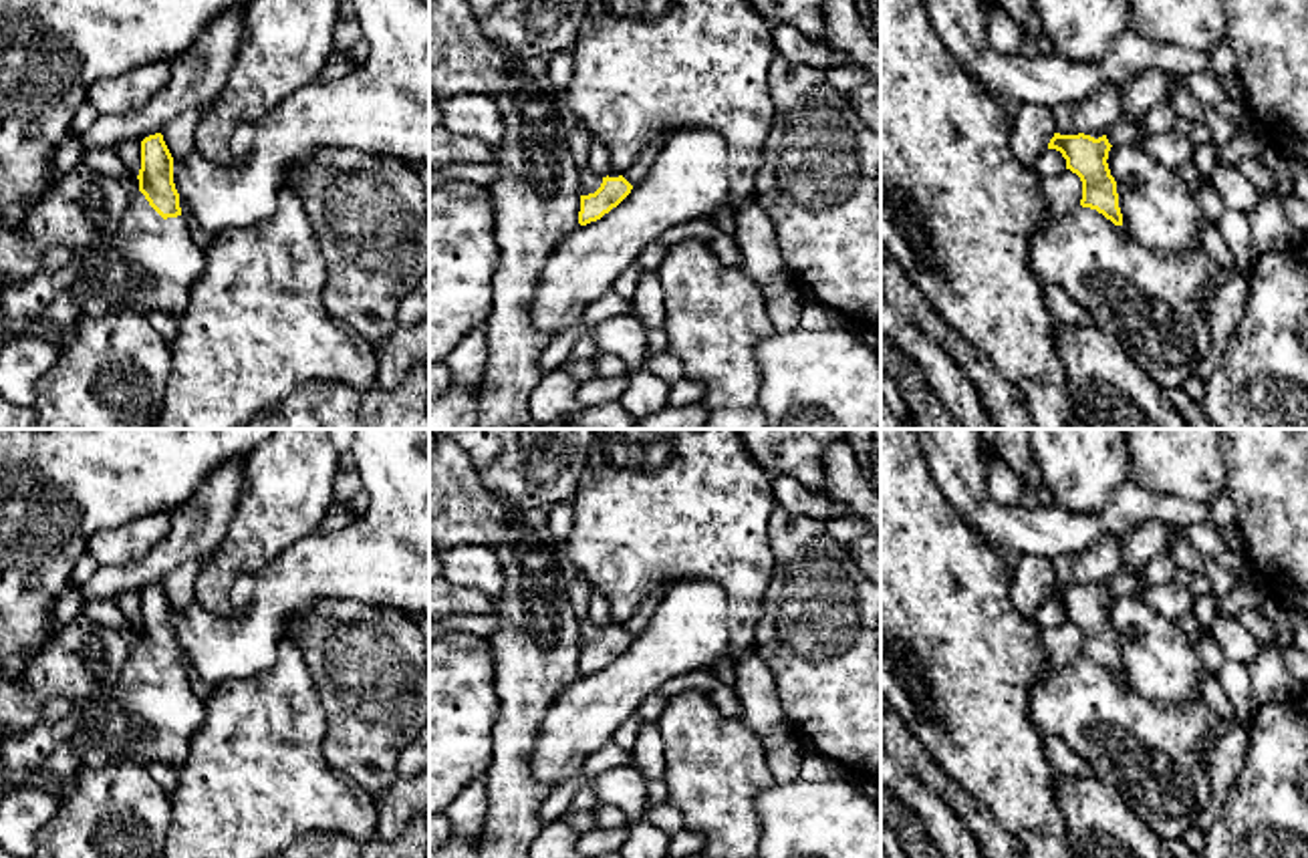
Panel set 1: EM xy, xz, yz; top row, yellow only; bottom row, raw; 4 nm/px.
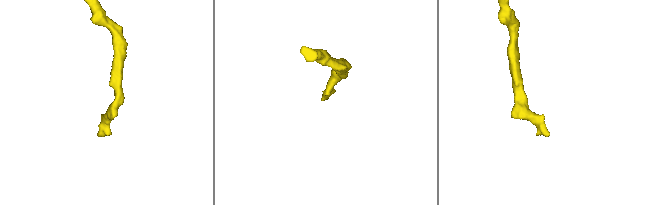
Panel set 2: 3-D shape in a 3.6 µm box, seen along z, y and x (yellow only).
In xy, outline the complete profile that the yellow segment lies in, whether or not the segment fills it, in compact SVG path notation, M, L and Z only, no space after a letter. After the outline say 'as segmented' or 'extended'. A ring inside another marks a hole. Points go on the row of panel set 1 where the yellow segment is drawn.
M161 133L141 141L137 179L139 189L129 195L121 224L105 242L87 250L85 266L71 284L79 318L97 318L115 310L147 316L161 310L177 320L187 308L193 282L206 270L206 252L191 240L187 220L181 216L173 157Z; extended

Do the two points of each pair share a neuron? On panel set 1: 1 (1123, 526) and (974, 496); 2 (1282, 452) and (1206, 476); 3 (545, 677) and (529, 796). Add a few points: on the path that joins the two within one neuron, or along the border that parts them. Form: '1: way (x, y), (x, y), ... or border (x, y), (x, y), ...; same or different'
1: way (1087, 526), (1010, 526); same
2: border (1220, 450), (1224, 492); different
3: way (522, 707), (516, 726), (516, 766); same

